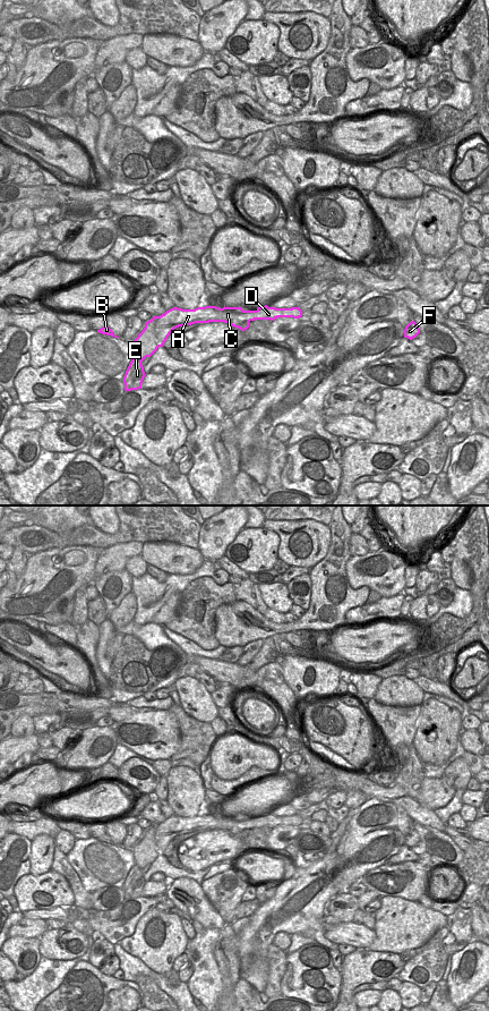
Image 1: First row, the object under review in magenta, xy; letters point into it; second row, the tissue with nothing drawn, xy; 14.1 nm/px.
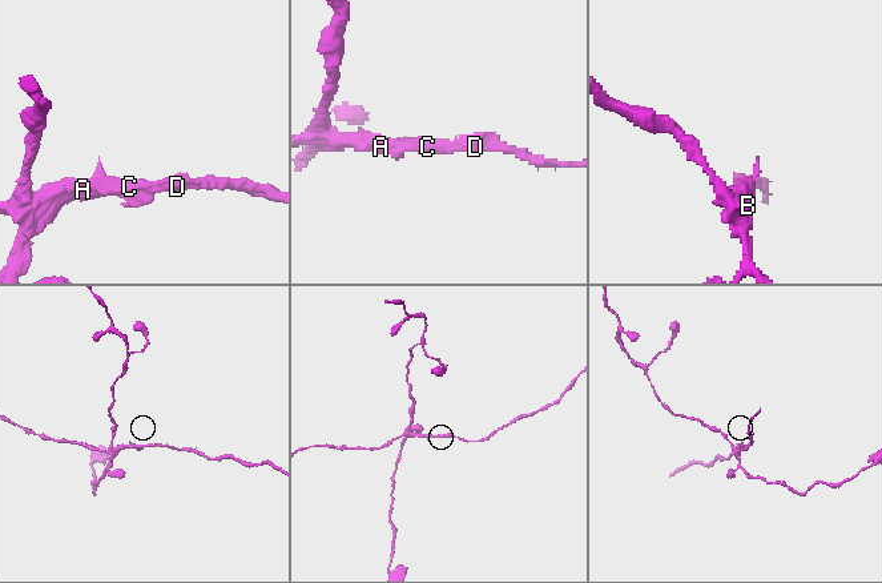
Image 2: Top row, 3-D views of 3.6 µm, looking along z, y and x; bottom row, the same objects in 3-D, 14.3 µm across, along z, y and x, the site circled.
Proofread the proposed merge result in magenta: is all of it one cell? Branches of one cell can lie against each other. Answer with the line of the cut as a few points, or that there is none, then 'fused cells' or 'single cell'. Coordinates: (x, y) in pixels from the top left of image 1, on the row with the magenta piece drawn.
cut in xy along (156, 316), (156, 330), (147, 342), (147, 350); fused cells

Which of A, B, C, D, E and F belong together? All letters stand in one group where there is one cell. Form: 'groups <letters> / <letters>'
groups A B C D F / E

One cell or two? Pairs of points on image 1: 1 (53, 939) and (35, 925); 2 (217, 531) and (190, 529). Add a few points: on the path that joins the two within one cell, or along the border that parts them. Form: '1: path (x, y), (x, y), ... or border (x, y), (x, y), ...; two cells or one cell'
1: border (49, 928), (39, 937); two cells
2: border (200, 525), (197, 549); two cells

